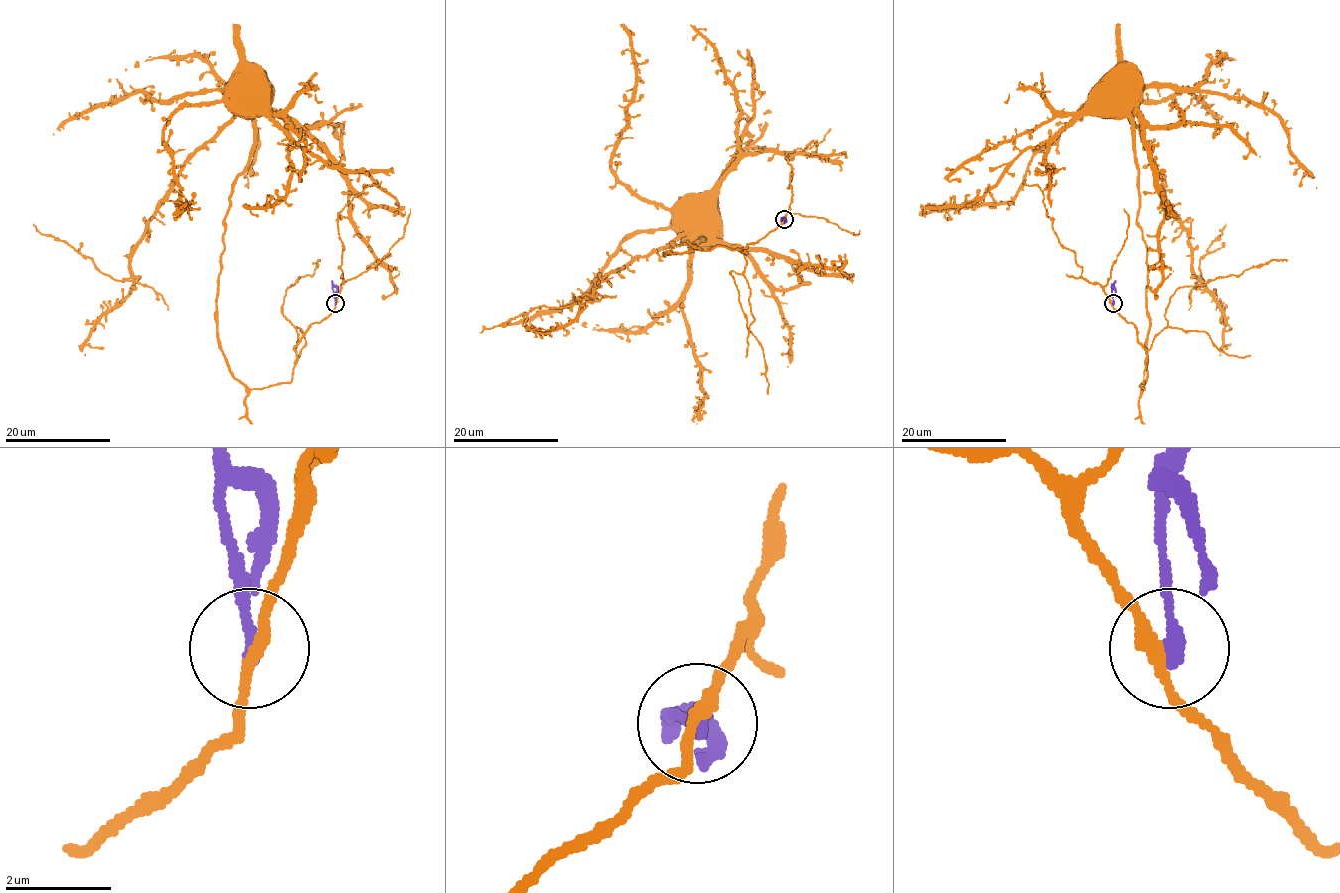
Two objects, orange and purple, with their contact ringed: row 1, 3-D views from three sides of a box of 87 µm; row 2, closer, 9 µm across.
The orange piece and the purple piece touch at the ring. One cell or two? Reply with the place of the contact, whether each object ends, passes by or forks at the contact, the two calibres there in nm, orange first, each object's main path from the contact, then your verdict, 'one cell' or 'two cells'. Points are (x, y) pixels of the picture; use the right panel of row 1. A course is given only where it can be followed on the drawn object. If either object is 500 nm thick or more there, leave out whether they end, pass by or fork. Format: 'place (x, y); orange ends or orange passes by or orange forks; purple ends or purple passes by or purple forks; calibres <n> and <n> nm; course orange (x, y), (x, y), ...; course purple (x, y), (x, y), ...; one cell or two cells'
place (1113, 303); orange passes by; purple ends; calibres 220 and 280 nm; course orange (1112, 303), (1144, 348), (1144, 388), (1147, 250), (1127, 114), (1186, 232), (1198, 281), (1200, 260), (1226, 224); course purple (1113, 303), (1112, 287), (1116, 298); two cells

